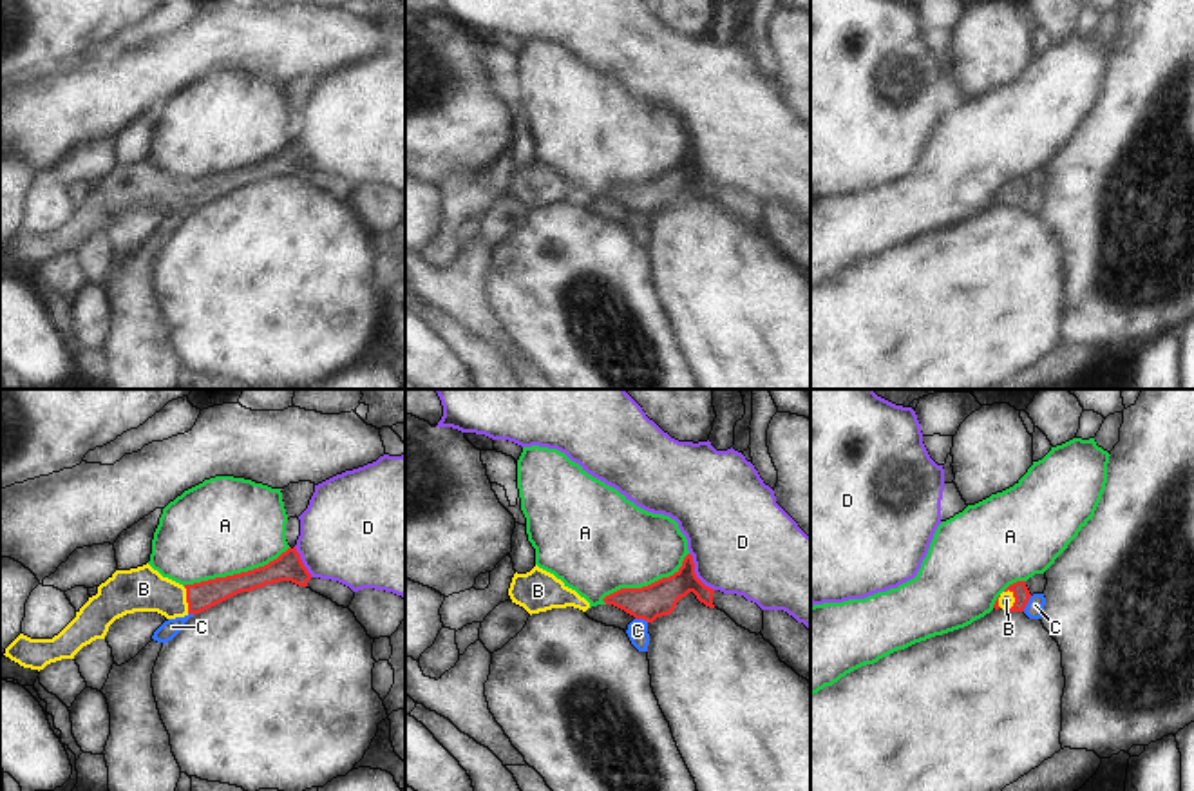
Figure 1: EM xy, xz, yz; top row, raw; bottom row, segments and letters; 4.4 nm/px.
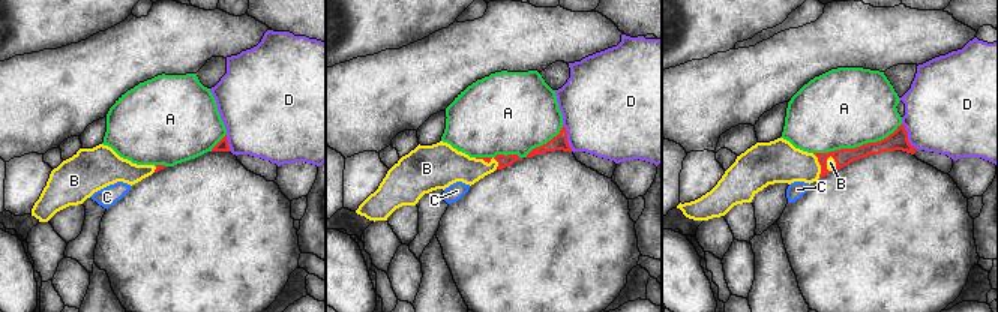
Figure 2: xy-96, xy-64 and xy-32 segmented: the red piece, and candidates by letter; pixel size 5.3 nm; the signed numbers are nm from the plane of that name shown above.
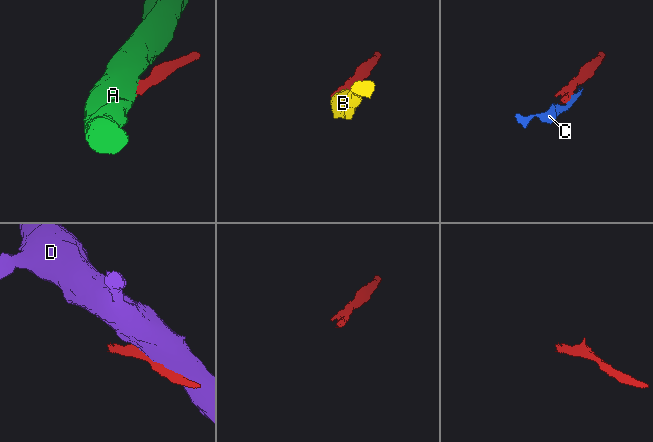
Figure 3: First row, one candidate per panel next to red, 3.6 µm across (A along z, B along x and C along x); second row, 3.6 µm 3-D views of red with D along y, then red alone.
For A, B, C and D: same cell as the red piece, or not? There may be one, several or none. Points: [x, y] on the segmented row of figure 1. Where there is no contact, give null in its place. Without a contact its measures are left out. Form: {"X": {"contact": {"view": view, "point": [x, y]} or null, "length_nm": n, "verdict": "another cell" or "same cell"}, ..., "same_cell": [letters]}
{"A": {"contact": {"view": "xy", "point": [236, 574]}, "length_nm": 500, "verdict": "another cell"}, "B": {"contact": {"view": "yz", "point": [1015, 600]}, "length_nm": 100, "verdict": "same cell"}, "C": {"contact": {"view": "yz", "point": [1026, 603]}, "length_nm": 80, "verdict": "another cell"}, "D": {"contact": {"view": "xz", "point": [693, 572]}, "length_nm": 200, "verdict": "another cell"}, "same_cell": ["B"]}

